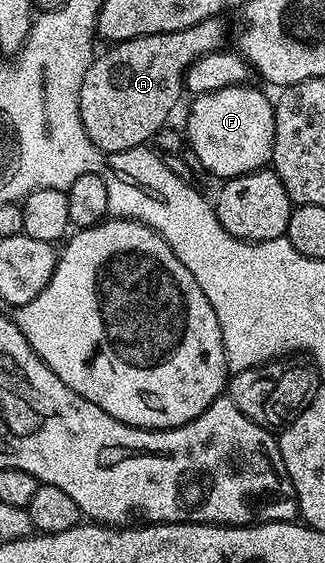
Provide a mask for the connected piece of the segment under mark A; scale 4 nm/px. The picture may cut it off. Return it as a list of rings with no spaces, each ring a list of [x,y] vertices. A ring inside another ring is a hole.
[[[216,16],[177,32],[137,36],[114,43],[91,59],[79,89],[79,115],[83,130],[98,150],[120,154],[150,143],[168,125],[171,109],[185,90],[187,69],[202,54],[224,49],[227,26]]]

